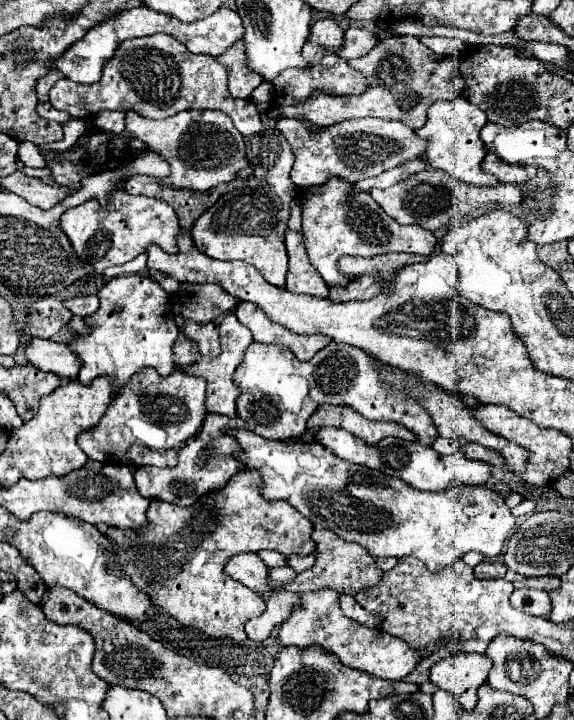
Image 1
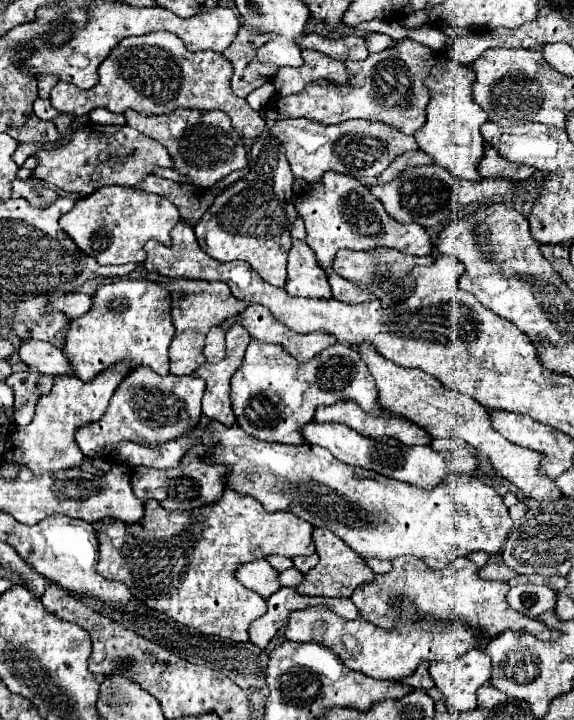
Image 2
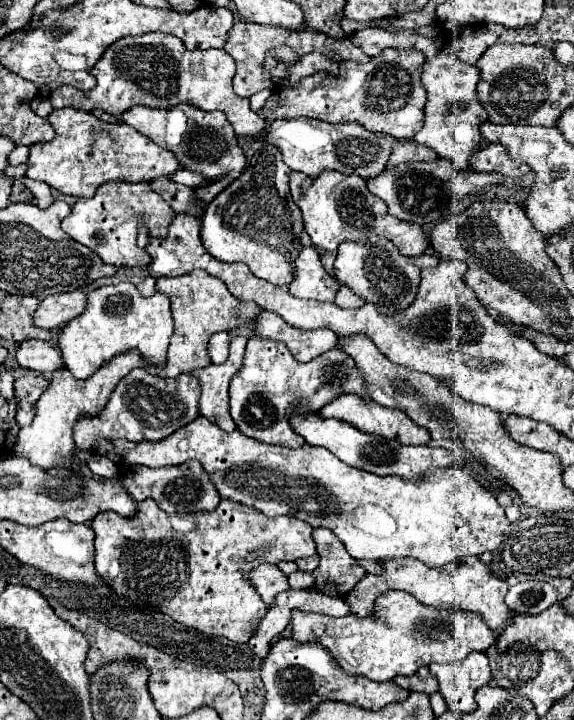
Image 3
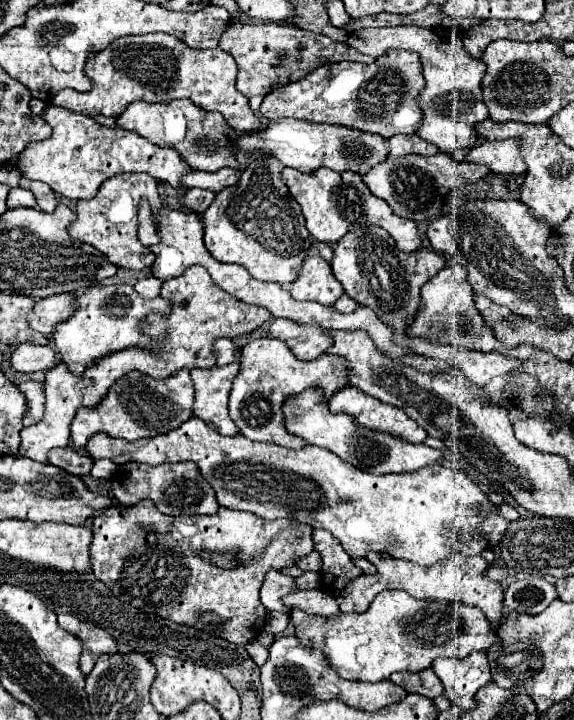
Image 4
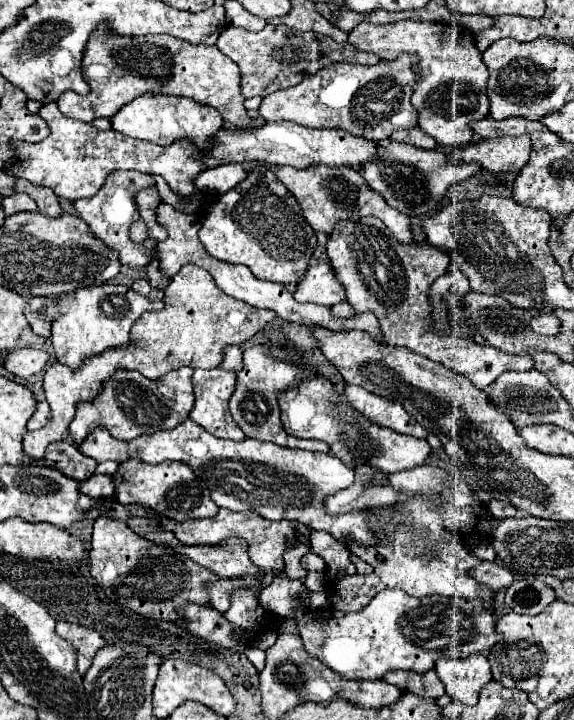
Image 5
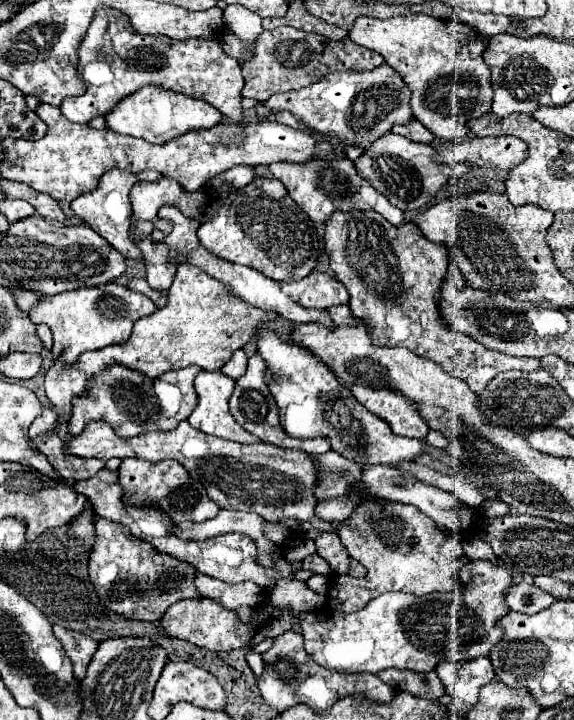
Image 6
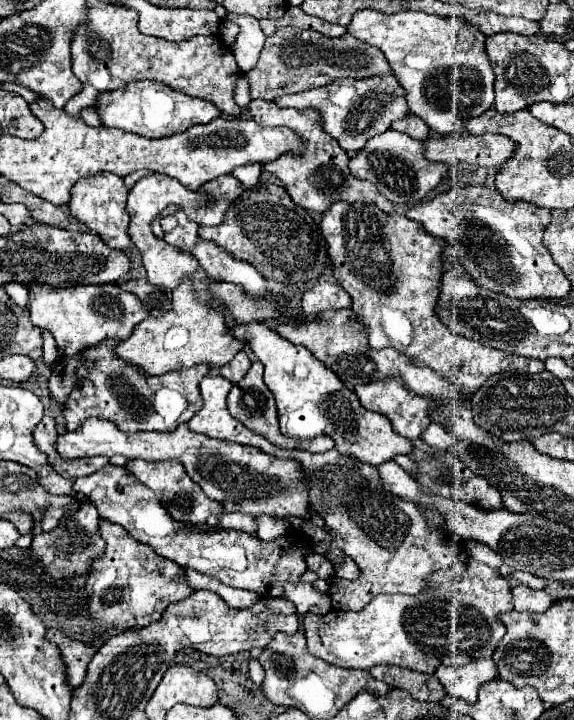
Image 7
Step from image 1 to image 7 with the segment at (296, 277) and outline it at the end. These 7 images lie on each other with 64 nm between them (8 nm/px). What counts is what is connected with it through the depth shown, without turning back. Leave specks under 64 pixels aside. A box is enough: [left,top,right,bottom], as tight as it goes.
[302,282,352,318]

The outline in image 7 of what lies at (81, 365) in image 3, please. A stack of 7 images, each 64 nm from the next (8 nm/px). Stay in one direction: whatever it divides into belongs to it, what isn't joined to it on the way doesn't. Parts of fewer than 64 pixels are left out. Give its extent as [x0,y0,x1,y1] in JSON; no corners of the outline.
[28,280,148,356]

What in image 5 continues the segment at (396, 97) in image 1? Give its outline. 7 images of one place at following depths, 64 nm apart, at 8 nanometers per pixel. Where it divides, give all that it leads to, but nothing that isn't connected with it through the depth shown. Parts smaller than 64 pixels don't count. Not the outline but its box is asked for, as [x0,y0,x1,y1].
[258,56,418,142]

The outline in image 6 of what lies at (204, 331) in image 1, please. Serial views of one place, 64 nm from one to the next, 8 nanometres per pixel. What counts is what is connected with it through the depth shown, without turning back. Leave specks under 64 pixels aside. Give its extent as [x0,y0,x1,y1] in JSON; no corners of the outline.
[220,350,248,380]

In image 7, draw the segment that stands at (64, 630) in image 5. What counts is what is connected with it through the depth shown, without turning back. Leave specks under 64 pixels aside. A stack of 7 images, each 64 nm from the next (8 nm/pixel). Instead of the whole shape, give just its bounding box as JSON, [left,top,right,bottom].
[44,630,96,688]

